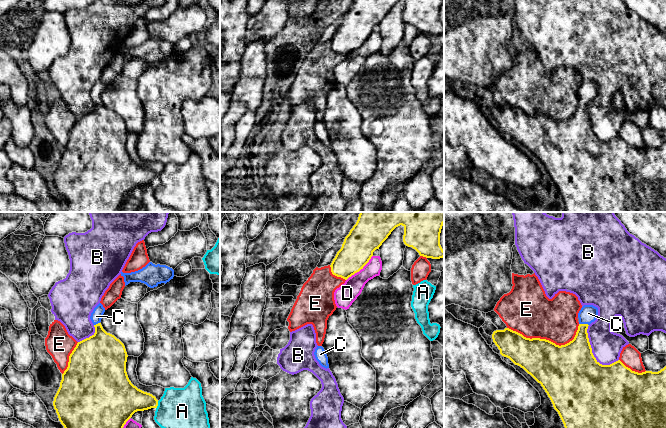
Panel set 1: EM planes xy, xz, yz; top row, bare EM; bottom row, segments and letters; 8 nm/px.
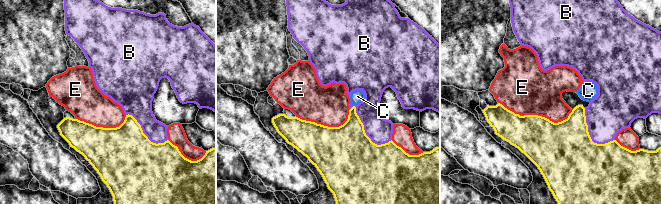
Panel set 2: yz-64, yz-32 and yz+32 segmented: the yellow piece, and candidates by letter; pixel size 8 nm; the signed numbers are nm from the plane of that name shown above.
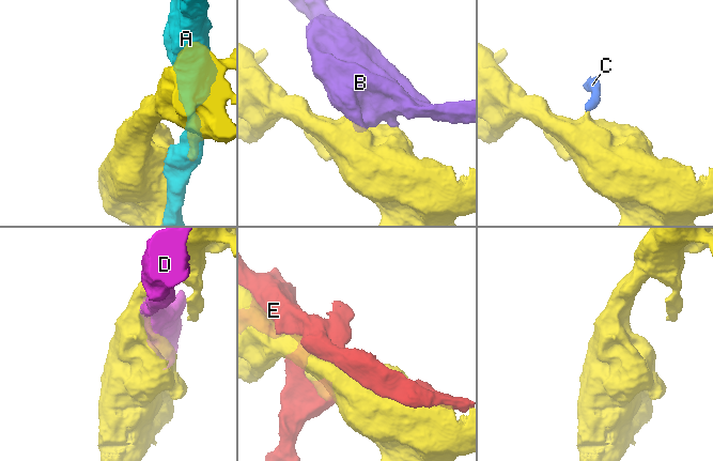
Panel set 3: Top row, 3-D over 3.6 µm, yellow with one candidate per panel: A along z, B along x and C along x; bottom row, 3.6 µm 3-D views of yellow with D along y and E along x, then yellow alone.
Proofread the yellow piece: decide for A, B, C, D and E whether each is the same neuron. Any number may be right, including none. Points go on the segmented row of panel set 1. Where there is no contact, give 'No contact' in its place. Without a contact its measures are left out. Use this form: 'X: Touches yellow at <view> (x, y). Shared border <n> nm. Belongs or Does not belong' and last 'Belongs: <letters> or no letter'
A: Touches yellow at xy (157, 405). Shared border 70 nm. Does not belong
B: Touches yellow at yz (592, 353). Shared border 380 nm. Does not belong
C: Touches yellow at yz (584, 324). Shared border 80 nm. Belongs
D: Touches yellow at xz (360, 269). Shared border 300 nm. Does not belong
E: Touches yellow at yz (547, 340). Shared border 600 nm. Does not belong
Belongs: C

